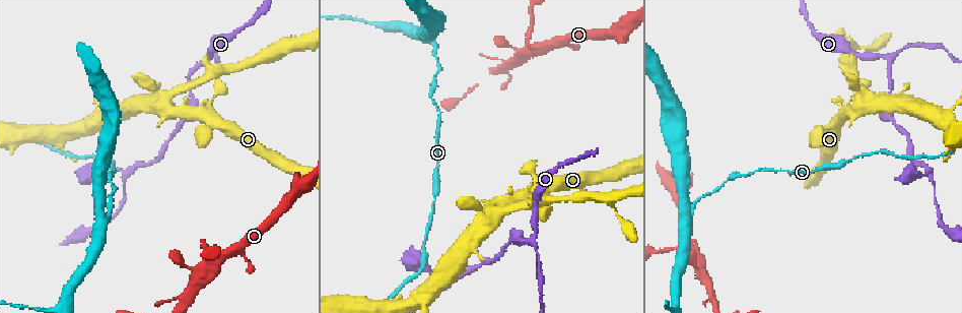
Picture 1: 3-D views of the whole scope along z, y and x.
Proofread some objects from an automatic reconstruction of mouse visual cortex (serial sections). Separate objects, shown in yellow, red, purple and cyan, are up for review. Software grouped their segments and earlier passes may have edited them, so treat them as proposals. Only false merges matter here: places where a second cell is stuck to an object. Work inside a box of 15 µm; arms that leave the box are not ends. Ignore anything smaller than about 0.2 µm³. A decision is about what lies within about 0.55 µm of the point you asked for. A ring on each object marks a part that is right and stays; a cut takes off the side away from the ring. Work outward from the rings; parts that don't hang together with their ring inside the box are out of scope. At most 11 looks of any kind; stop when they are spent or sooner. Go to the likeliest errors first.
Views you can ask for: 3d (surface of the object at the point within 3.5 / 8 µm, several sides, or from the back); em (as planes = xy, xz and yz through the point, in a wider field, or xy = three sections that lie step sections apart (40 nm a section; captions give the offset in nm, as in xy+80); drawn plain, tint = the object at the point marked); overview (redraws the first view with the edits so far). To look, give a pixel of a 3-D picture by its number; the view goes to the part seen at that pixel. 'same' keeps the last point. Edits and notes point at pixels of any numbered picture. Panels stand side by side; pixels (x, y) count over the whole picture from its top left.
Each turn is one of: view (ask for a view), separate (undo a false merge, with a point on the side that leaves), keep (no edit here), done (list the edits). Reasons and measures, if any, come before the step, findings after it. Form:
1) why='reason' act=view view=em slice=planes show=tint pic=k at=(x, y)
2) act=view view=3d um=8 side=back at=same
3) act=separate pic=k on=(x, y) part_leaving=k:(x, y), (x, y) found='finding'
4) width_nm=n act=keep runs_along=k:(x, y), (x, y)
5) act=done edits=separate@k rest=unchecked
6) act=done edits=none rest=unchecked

why='three-way junction' act=view view=em slice=planes show=tint pic=1 at=(889, 57)

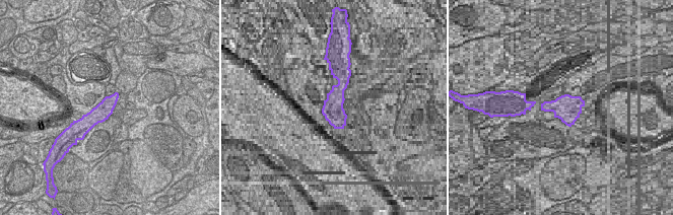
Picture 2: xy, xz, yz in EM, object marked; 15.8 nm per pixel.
act=view view=3d um=3.5 at=same

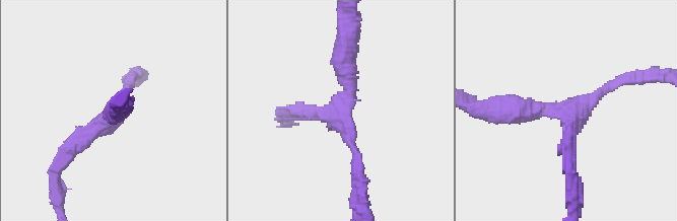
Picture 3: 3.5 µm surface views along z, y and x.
arm_widths_nm=150,250,350 act=keep found='one cell here'

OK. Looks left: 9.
why='three arms meet' act=view view=3d um=3.5 pic=1 at=(535, 48)

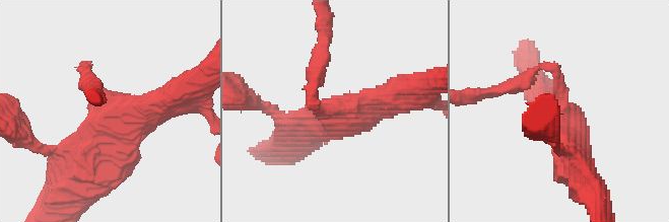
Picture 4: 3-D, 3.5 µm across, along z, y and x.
arms=3 arm_widths_nm=150,400,500 why='shape alone is not enough' act=view view=em slice=xy step=5 show=tint pic=4 at=(333, 110)

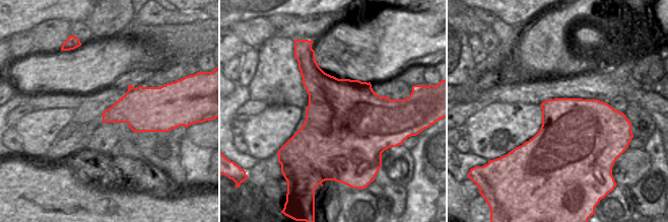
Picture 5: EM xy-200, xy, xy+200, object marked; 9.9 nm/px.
act=view view=em slice=xy step=1 show=tint at=same

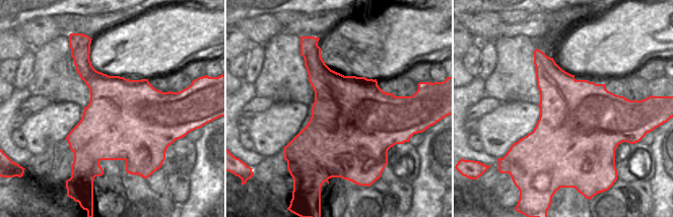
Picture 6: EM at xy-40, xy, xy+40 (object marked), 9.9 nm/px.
act=keep runs_along=4:(176, 93), (117, 124), (82, 170) found='all the same cell'

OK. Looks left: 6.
why='abrupt turn' act=view view=3d um=8 pic=1 at=(103, 219)

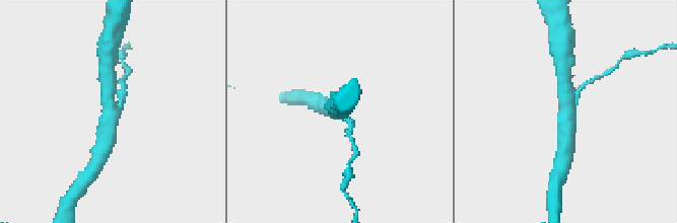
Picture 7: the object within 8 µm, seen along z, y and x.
act=view view=3d um=3.5 pic=7 at=(569, 109)

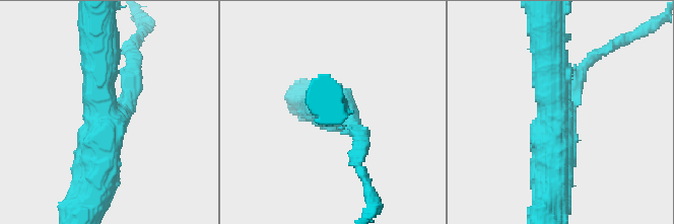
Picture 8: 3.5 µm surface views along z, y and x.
arms=3 arm_widths_nm=200,500,600 act=view view=em slice=xy step=1 show=tint pic=8 at=(559, 114)

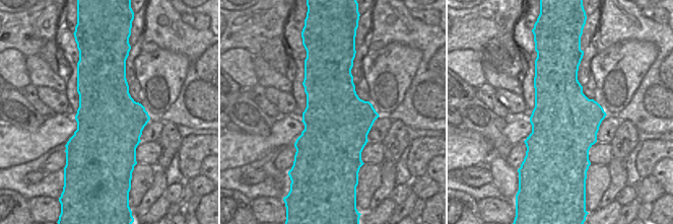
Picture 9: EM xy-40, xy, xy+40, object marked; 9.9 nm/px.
act=keep runs_along=8:(362, 138), (328, 101) found='one cell here'

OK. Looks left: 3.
act=view view=3d um=3.5 pic=1 at=(516, 235)

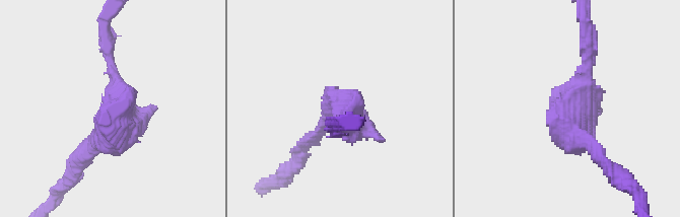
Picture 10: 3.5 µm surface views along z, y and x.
act=view view=em slice=planes show=tint pic=10 at=(116, 124)

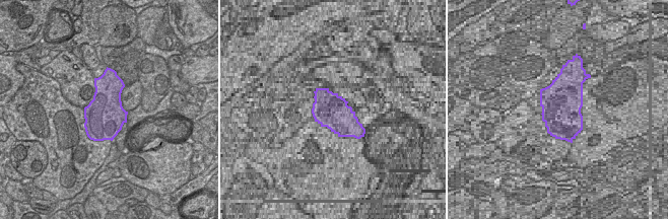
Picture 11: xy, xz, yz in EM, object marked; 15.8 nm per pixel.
act=keep runs_along=10:(111, 58), (117, 123), (79, 163) found='all the same cell'

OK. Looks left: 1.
act=done edits=none rest=unchecked

